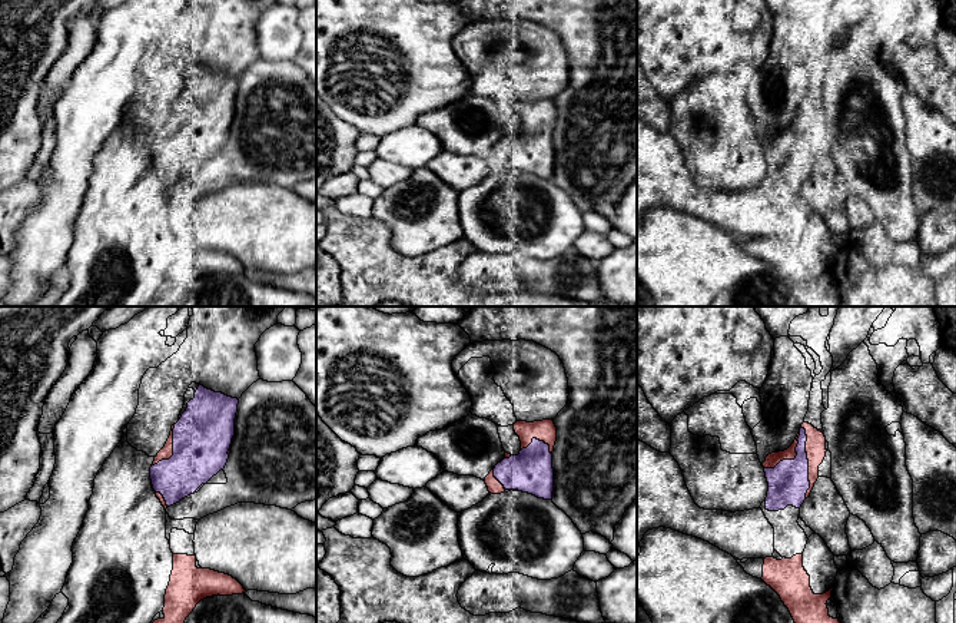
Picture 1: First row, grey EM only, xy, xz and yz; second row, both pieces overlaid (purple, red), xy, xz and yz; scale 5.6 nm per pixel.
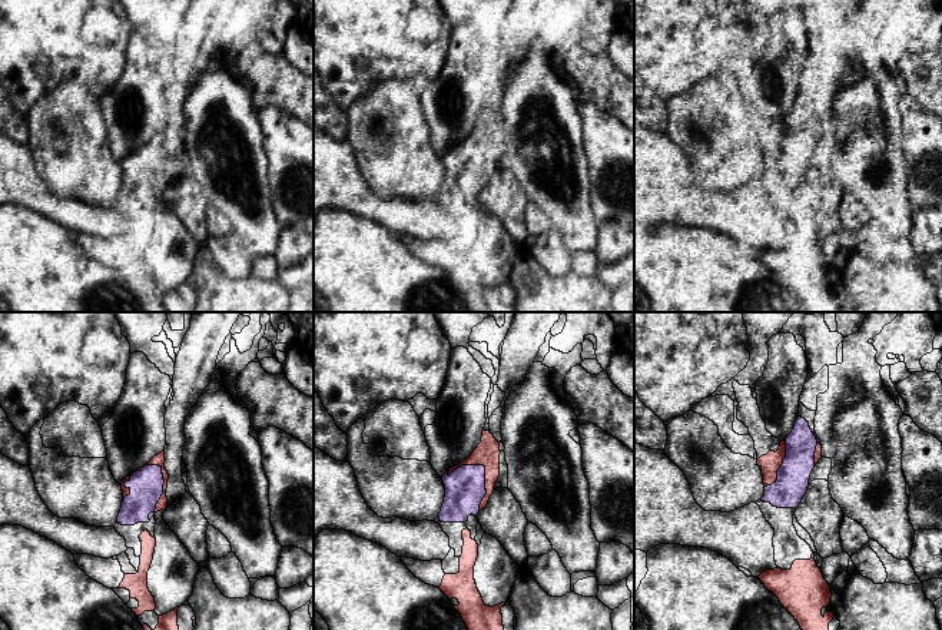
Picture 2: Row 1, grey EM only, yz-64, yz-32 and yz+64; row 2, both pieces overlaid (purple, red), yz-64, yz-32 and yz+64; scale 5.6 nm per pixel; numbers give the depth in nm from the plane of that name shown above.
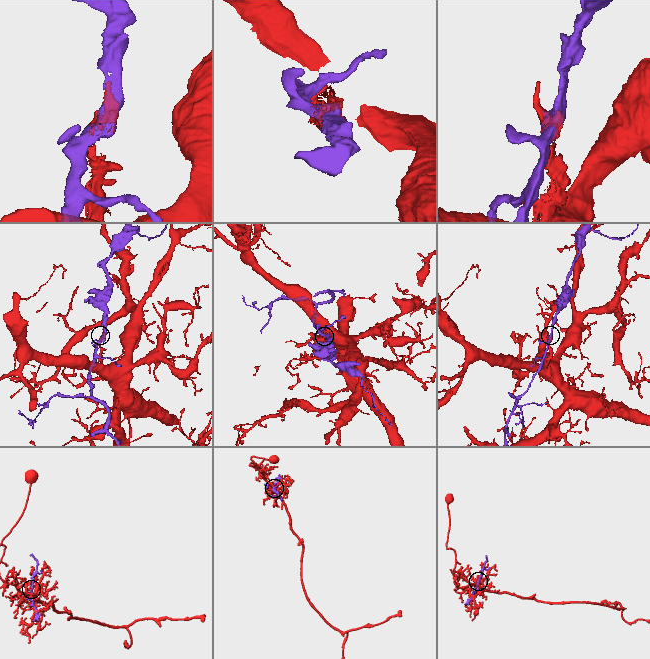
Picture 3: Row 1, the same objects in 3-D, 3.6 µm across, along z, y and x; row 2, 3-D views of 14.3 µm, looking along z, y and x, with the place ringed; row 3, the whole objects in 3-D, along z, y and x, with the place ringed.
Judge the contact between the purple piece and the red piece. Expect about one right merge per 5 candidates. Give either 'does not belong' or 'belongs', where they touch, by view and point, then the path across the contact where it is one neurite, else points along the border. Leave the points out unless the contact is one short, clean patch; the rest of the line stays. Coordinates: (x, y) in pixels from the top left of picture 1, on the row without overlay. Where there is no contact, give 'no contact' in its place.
does not belong | yz (807, 141)

